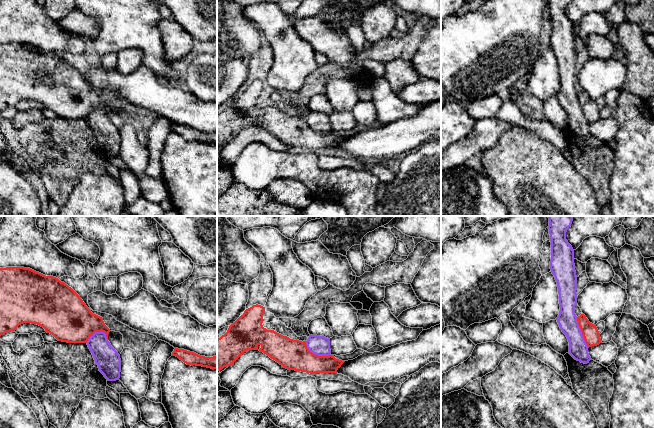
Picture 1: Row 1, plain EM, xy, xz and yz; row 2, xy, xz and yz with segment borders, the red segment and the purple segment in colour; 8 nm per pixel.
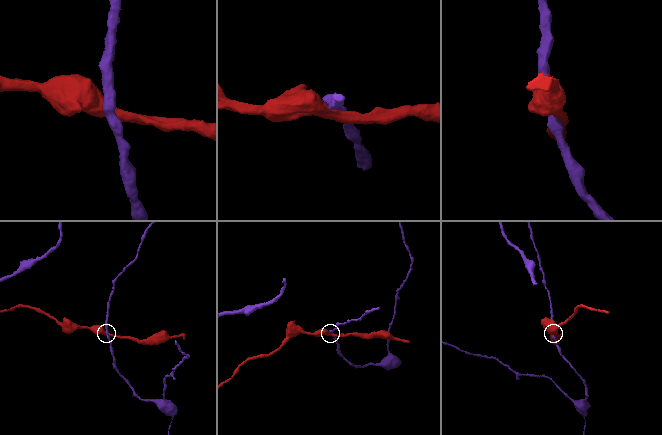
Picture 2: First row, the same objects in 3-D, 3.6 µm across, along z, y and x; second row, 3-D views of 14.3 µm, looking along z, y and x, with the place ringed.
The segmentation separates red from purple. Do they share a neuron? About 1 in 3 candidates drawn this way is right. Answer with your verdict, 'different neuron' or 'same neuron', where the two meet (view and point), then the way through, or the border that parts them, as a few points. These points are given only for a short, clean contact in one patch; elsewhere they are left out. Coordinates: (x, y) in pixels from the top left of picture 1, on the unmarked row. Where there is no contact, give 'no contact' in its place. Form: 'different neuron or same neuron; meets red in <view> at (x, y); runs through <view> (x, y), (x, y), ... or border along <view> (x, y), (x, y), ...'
different neuron; meets red in xz at (314, 130); border along xz (305, 117), (306, 123), (313, 129), (330, 131)

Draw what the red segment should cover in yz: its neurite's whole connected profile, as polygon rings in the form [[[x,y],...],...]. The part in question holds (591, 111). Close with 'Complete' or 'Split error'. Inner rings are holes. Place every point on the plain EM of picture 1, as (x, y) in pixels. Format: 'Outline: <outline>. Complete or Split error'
Outline: [[[584,90],[578,92],[577,97],[588,123],[597,122],[602,119],[596,101],[590,99]]]. Complete

